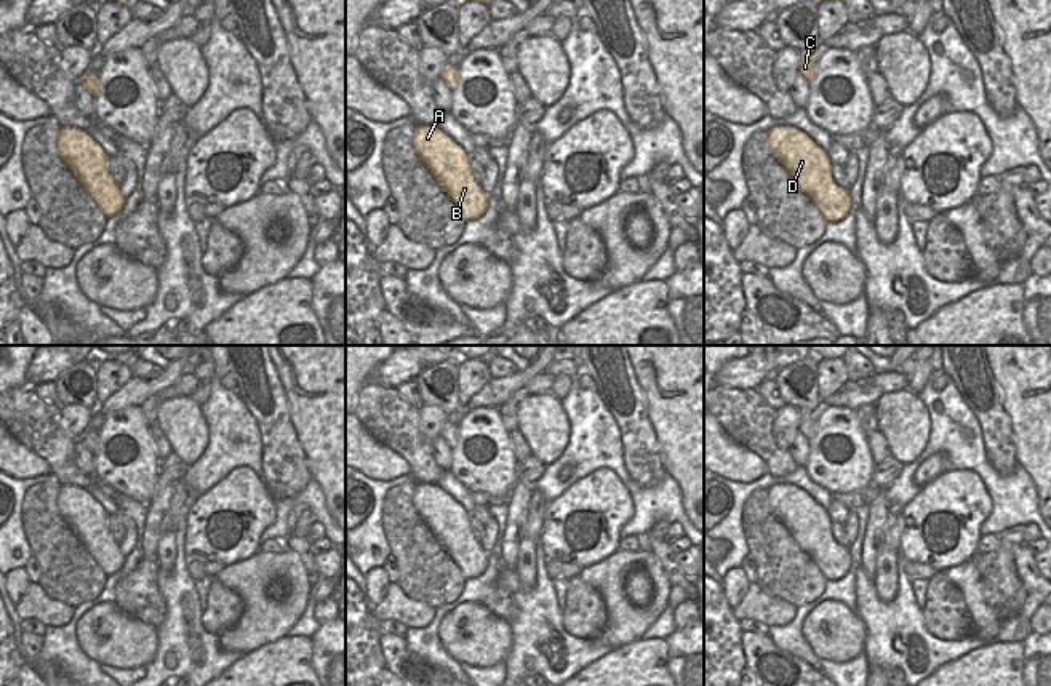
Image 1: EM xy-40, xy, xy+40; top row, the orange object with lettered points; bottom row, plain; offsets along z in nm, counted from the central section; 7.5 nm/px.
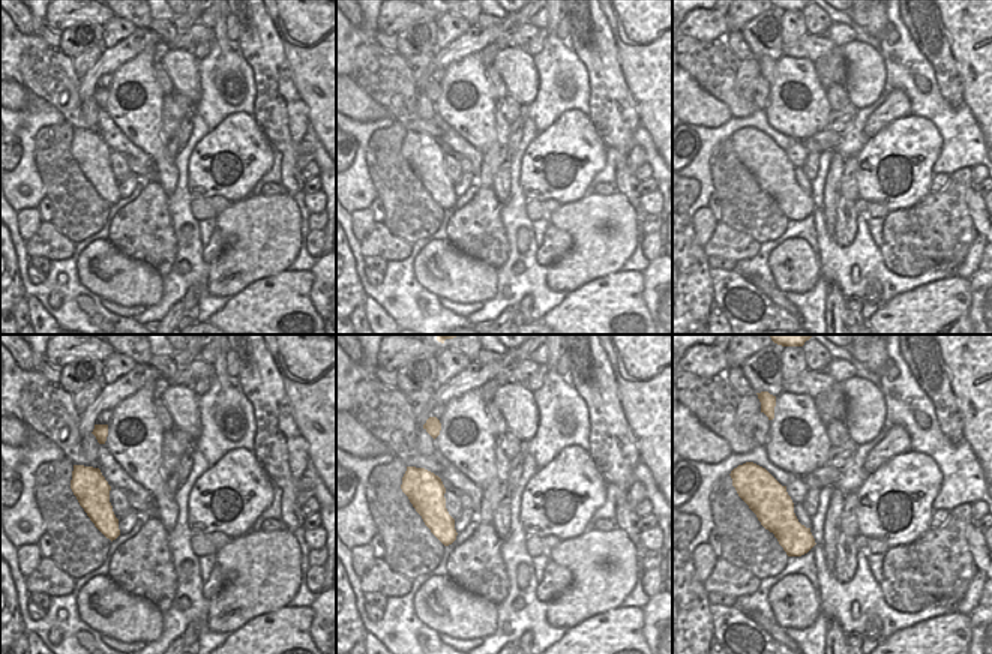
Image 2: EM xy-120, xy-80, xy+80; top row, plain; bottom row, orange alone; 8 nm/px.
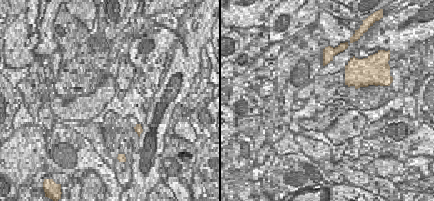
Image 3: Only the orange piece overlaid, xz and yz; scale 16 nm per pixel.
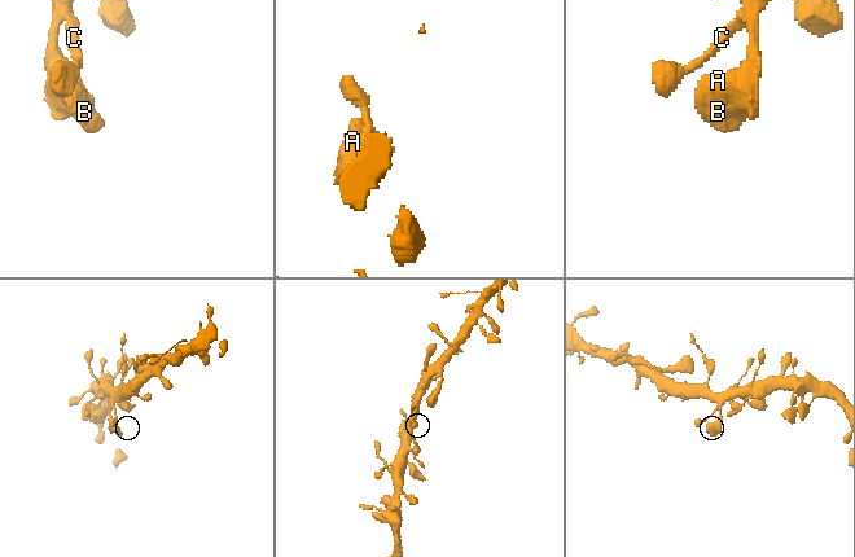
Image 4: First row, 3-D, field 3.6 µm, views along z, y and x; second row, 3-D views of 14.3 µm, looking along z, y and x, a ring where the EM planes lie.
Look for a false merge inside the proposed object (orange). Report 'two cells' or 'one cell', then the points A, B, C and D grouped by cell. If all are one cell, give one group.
one cell | A B C D

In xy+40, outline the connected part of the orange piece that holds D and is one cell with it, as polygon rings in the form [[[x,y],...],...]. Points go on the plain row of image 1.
[[[774,485],[768,489],[768,502],[827,580],[838,580],[849,572],[849,548],[833,540],[827,510],[806,491],[793,485]]]

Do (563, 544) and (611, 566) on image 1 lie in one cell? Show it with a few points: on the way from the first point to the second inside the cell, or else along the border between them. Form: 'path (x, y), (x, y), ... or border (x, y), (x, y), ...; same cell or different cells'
border (618, 549), (600, 562), (583, 568); different cells

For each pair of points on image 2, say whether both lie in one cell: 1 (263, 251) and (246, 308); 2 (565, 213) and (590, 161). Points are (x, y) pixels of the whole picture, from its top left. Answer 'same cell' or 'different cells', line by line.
1: different cells
2: different cells

